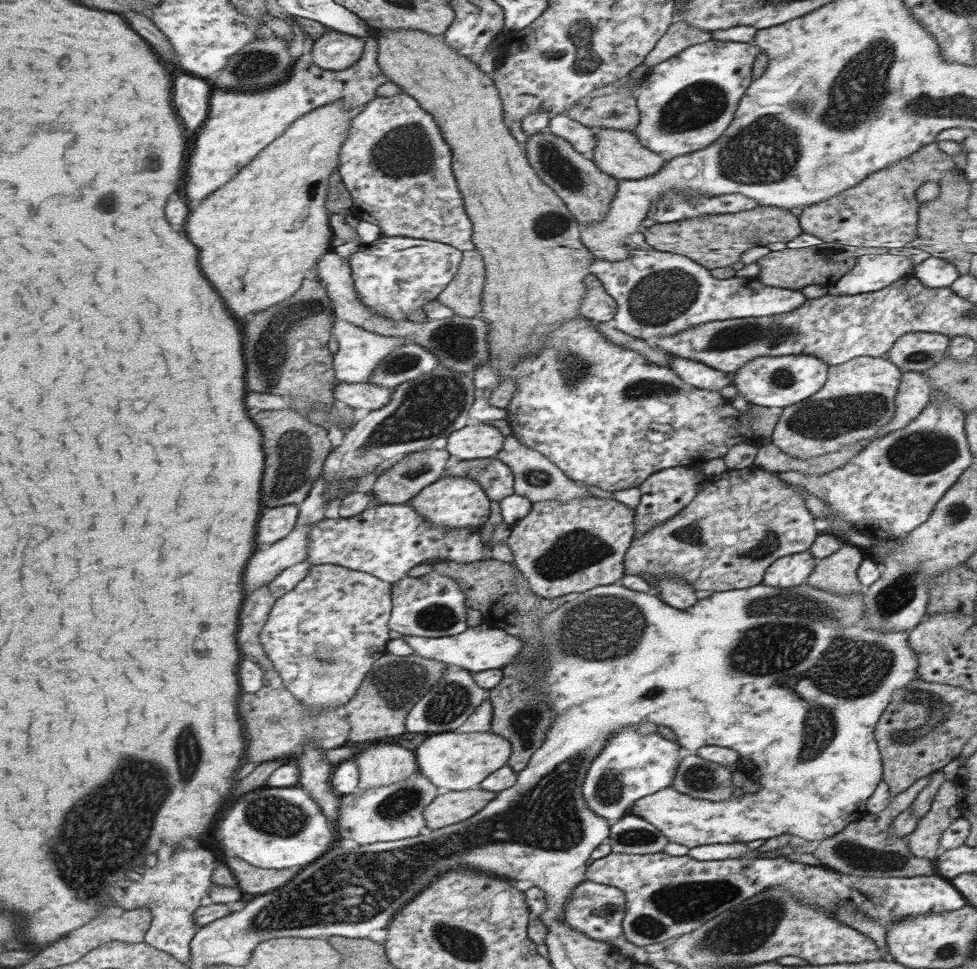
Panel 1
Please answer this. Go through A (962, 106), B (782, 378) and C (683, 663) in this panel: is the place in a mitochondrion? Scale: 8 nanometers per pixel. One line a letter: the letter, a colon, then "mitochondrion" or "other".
A: mitochondrion
B: mitochondrion
C: other

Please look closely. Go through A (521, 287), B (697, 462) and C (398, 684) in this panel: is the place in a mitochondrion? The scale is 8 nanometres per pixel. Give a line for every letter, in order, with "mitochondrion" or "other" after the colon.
A: other
B: other
C: mitochondrion

